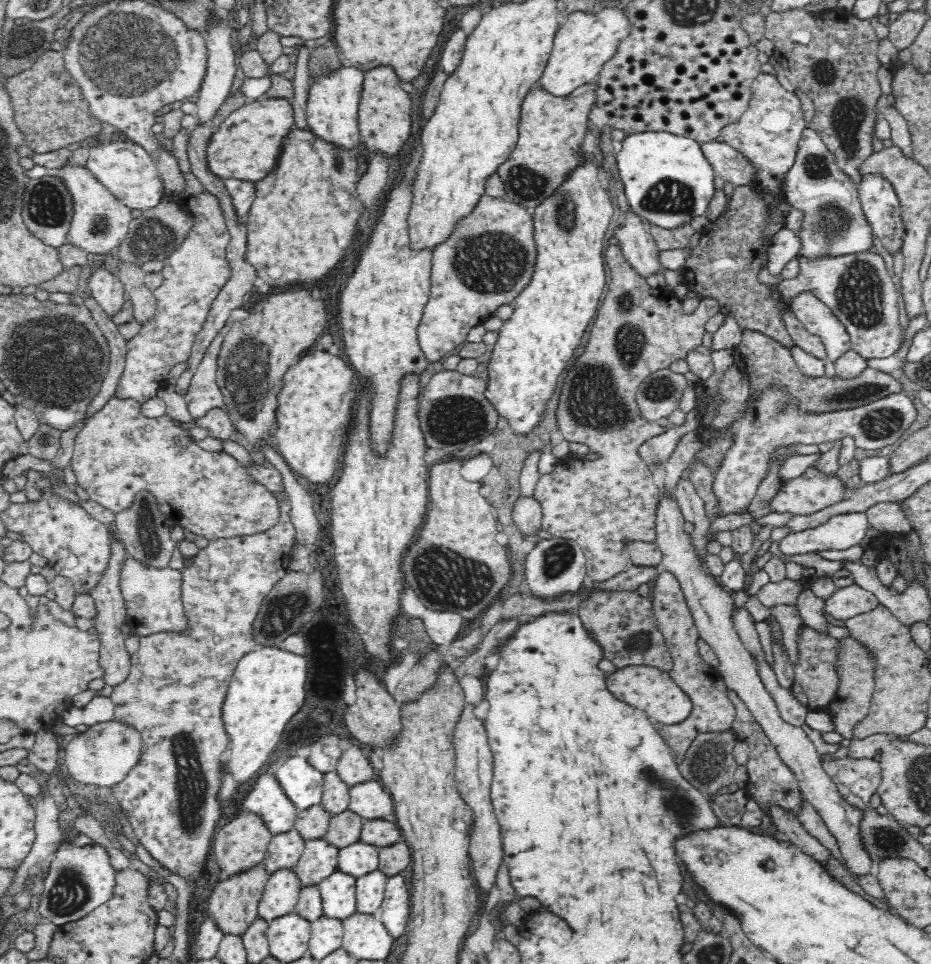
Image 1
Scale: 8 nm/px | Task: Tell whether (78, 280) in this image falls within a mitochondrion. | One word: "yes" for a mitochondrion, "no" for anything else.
no

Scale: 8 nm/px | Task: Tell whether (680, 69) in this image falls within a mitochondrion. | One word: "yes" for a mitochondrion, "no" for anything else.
no

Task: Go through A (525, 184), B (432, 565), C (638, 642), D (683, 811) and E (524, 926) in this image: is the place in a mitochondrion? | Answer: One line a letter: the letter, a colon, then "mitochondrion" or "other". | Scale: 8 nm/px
A: mitochondrion
B: mitochondrion
C: mitochondrion
D: mitochondrion
E: other

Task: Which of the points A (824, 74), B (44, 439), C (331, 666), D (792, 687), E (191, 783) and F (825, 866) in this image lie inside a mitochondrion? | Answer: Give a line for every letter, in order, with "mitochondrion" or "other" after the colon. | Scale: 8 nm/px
A: mitochondrion
B: other
C: other
D: other
E: mitochondrion
F: other

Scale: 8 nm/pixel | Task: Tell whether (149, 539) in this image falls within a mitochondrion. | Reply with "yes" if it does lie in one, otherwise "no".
yes

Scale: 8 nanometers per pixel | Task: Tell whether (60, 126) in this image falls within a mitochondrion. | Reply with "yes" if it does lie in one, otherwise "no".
no

